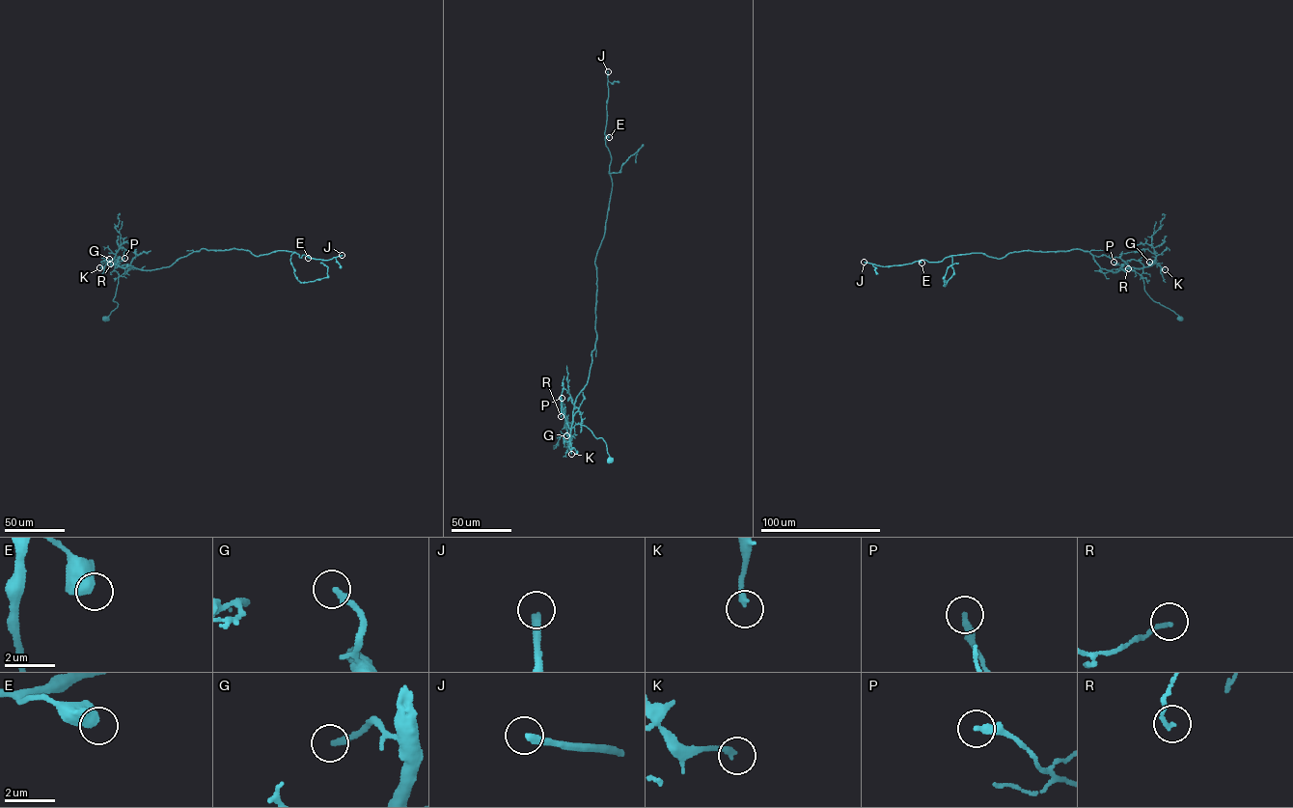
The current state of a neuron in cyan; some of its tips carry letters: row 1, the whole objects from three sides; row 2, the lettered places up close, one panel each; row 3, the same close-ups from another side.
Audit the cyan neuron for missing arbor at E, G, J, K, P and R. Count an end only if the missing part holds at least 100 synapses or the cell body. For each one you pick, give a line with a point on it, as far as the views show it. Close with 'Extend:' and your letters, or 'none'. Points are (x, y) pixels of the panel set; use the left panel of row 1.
J: at (342, 255)
Extend: J

